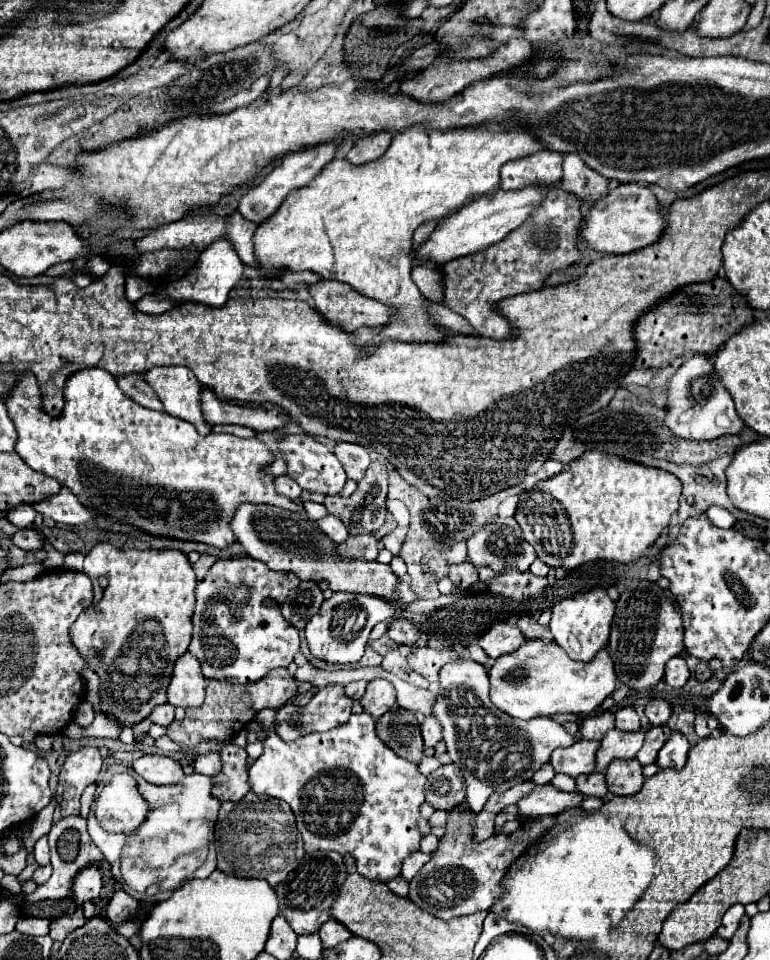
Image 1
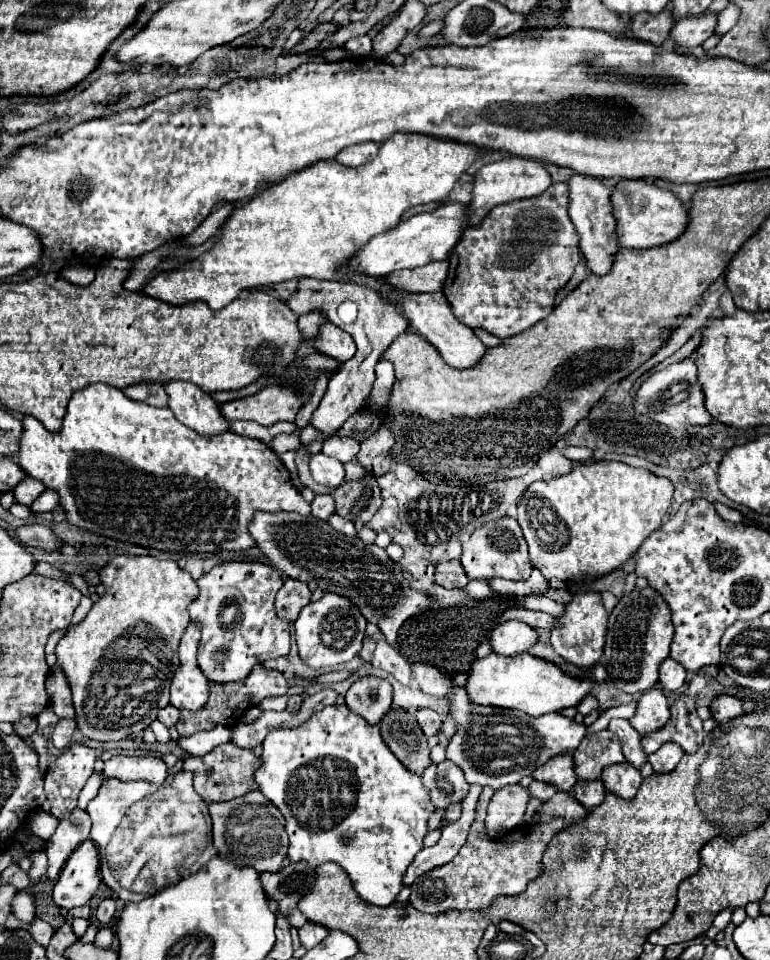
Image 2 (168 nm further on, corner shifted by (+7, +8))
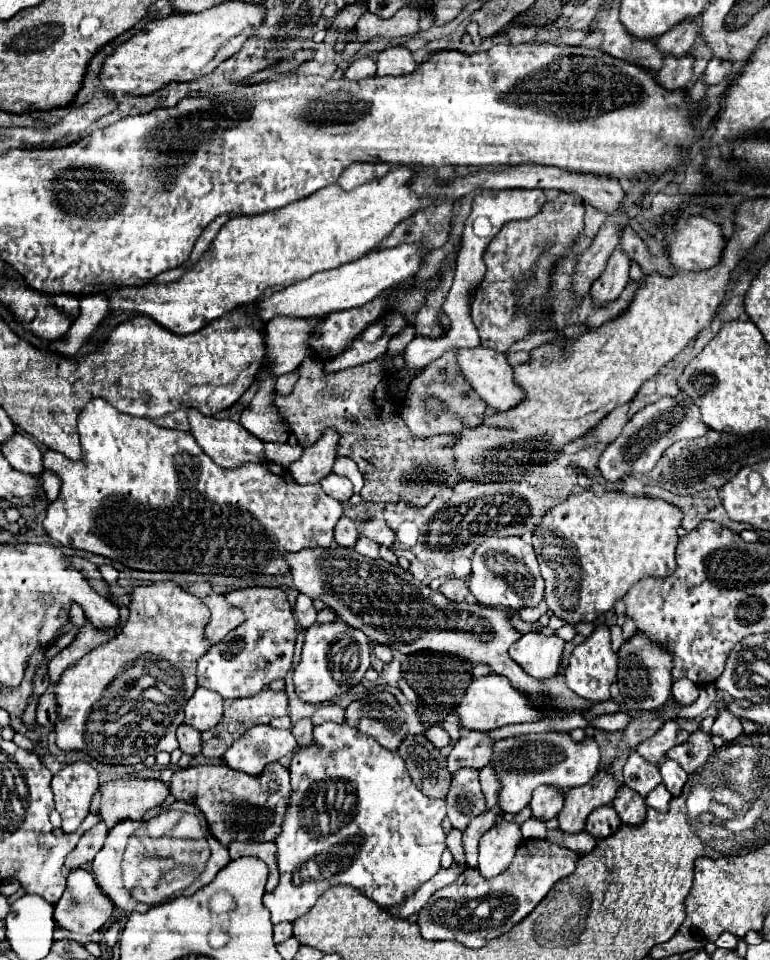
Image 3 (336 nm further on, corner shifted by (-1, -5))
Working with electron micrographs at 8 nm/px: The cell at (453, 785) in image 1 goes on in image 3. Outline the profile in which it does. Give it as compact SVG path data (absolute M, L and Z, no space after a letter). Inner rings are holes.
M462 768L452 776L452 784L446 794L446 808L452 826L458 830L464 830L472 818L484 812L484 794L480 790L476 770Z

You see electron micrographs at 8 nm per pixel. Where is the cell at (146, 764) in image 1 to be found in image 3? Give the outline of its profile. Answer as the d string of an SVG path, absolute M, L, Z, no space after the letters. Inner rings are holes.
M120 778L100 786L102 820L112 828L116 820L132 818L140 820L146 810L162 806L170 788L162 780L144 780L144 778Z

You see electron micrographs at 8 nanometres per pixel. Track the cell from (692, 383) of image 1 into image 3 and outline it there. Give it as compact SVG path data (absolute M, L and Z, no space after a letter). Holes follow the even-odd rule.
M680 392L678 396L664 396L658 402L644 406L638 410L628 424L622 430L622 436L618 436L600 456L598 460L598 470L606 480L620 480L628 474L636 472L648 472L654 468L654 464L660 460L662 452L672 446L676 440L690 440L698 436L708 434L708 426L700 420L700 410L692 402L690 396Z

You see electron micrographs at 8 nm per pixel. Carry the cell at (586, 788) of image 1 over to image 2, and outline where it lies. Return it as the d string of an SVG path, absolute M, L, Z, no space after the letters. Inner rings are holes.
M590 781L590 783L576 783L574 785L574 797L578 799L580 805L584 805L586 811L598 807L604 797L606 797L606 789L602 785L602 781Z

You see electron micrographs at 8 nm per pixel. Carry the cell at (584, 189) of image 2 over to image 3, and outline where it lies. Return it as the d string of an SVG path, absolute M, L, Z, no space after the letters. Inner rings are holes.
M614 250L606 262L604 272L596 278L596 282L590 288L590 294L596 304L616 300L624 286L628 284L628 272L630 272L630 258L624 250Z

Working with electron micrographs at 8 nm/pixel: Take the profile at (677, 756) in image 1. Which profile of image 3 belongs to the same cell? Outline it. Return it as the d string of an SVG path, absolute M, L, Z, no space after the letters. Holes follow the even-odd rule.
M664 760L664 762L660 764L660 774L662 774L664 786L668 788L668 792L670 792L672 796L678 796L680 790L682 790L682 786L684 786L686 780L688 780L688 774L686 774L686 772L682 770L682 766L680 766L678 762L674 762L674 760Z

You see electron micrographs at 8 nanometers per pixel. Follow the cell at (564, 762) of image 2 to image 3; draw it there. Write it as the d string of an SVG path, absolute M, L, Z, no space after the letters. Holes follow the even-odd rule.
M540 786L534 790L532 796L532 816L550 820L560 814L564 808L564 790L554 788L554 786Z

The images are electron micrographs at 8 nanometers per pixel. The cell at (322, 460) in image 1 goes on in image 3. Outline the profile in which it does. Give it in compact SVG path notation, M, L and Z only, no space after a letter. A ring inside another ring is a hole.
M328 474L322 482L320 482L320 486L322 486L322 490L328 494L328 496L332 496L332 498L336 498L336 500L340 500L340 502L344 502L344 500L348 500L350 496L352 496L352 482L348 480L348 478L344 478L344 476L338 476L338 474Z

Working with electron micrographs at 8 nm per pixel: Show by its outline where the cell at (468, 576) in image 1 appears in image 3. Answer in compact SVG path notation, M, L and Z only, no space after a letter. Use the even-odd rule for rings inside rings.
M450 578L450 580L446 580L446 582L440 586L440 592L442 592L448 600L454 600L454 602L464 602L470 590L468 590L466 580L460 580L460 578Z

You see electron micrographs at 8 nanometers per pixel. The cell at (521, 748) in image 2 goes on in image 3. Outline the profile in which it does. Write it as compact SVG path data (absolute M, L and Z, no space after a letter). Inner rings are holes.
M568 732L520 734L518 738L504 738L494 742L490 764L494 766L500 782L498 806L504 812L518 814L530 802L534 788L542 784L568 790L590 782L600 766L600 746L594 736L586 736L584 740L576 742Z

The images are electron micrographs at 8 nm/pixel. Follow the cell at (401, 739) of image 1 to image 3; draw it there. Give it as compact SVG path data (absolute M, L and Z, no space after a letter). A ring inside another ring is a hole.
M408 734L398 746L398 754L404 758L406 770L414 784L428 798L446 796L452 774L446 770L446 758L426 736Z

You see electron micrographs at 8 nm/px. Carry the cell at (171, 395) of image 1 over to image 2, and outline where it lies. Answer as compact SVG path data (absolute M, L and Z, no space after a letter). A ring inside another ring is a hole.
M170 381L164 389L168 393L168 407L172 413L192 431L212 437L230 429L230 421L222 417L220 405L200 387L188 381Z

